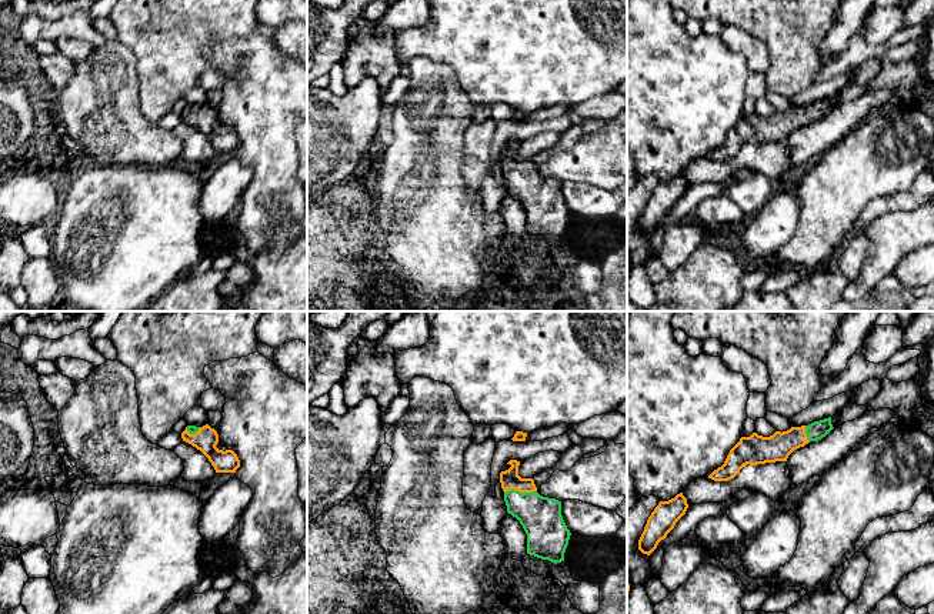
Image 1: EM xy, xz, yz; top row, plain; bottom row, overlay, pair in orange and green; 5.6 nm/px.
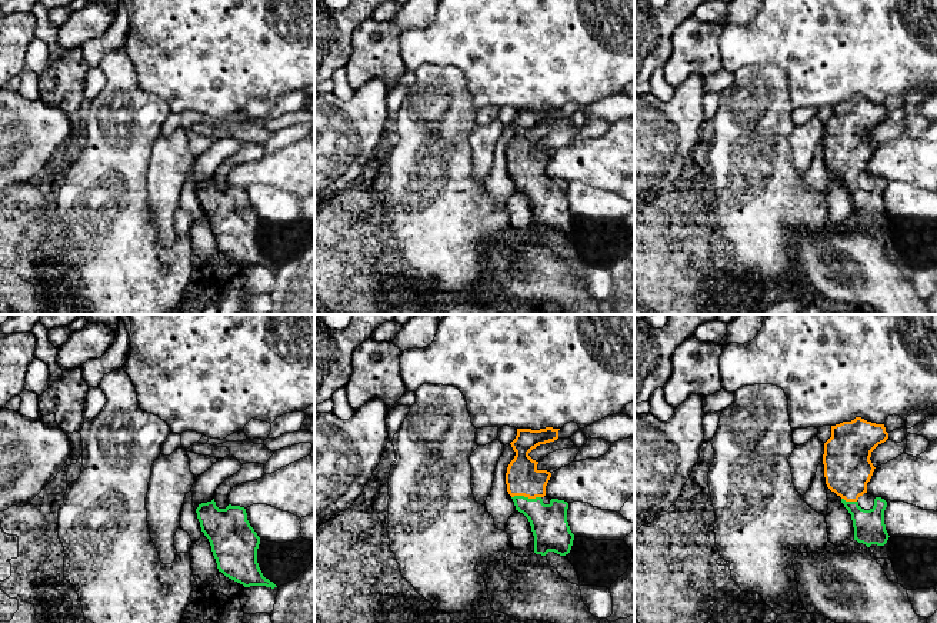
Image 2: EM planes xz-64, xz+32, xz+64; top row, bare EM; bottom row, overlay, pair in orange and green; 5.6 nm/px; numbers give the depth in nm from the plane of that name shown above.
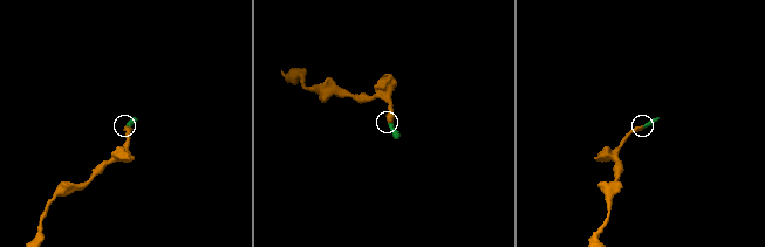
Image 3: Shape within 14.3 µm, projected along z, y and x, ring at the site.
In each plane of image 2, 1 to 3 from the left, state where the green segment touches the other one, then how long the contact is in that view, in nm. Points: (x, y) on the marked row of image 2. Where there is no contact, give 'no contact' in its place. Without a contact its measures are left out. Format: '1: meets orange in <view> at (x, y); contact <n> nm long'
1: no contact
2: meets orange in xz+32 at (526, 496); contact 170 nm long
3: meets orange in xz+64 at (849, 500); contact 90 nm long

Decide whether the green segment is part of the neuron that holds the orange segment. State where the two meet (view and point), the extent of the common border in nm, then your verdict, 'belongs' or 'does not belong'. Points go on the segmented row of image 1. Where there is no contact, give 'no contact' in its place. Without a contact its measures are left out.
meets orange in xz at (520, 491); contact 180 nm long; belongs

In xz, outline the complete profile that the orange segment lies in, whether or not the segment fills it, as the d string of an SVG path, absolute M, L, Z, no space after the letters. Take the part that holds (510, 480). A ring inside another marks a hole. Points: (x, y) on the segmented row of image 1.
M510 460L507 464L511 467L500 473L500 483L504 491L507 513L520 521L527 534L527 554L554 564L564 561L571 533L561 515L561 501L540 495L533 478L521 478L518 475L520 461Z

